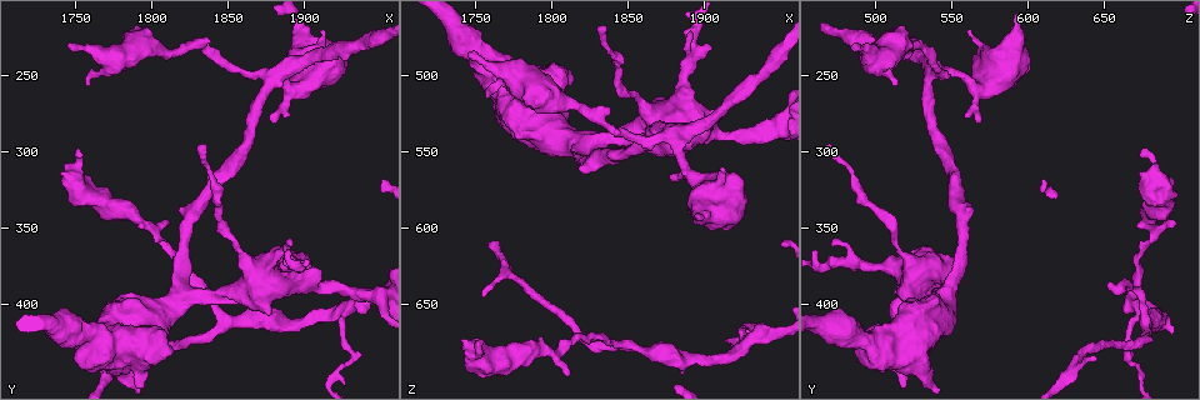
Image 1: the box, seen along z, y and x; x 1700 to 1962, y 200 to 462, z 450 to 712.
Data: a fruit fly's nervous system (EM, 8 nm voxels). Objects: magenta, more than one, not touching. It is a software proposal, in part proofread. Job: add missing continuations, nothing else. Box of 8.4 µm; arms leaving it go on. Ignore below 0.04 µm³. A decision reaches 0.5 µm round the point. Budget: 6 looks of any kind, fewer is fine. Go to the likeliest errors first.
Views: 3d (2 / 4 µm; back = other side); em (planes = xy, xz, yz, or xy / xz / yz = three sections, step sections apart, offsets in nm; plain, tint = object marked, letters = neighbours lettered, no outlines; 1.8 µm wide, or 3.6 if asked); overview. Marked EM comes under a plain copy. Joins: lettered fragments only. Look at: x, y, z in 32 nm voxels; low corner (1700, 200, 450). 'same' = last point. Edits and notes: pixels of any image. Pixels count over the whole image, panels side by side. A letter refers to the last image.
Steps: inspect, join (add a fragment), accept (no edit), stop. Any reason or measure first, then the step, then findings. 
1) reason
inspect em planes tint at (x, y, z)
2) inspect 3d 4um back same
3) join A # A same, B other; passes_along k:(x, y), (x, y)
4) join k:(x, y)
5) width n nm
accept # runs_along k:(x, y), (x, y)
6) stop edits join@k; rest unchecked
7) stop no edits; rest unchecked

thin end
inspect 3d 4um at (1756, 436, 644)

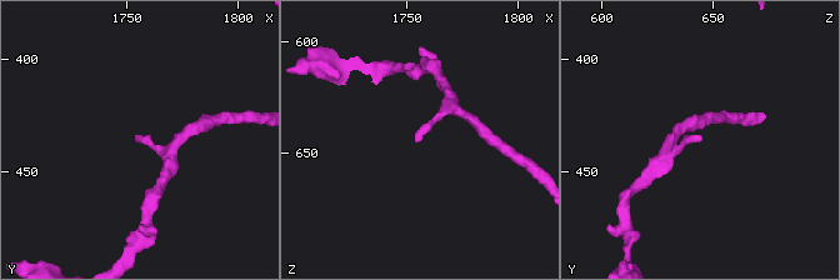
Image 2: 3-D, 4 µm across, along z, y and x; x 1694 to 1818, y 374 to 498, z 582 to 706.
now the EM
inspect em 3.6um planes letters at (1755, 434, 644)

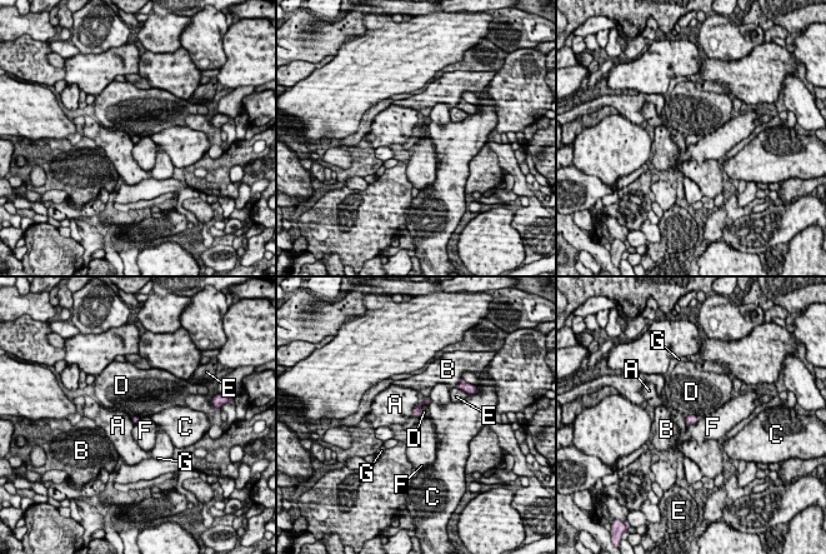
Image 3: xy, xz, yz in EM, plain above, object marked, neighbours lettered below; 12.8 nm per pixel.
width 90 nm
accept # A other, B other, C other, D other, E other, F other, G other; no lettered fragment goes on from it

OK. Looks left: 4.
free end
inspect 3d 2um at (1756, 302, 674)

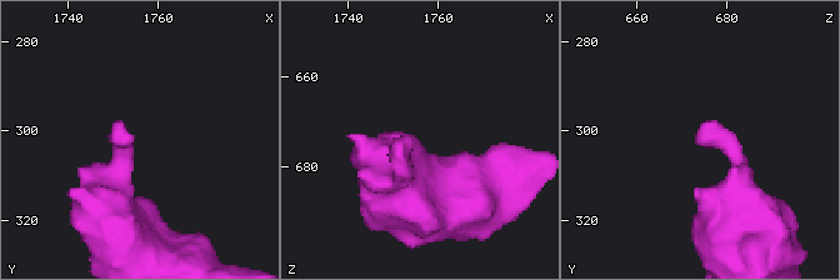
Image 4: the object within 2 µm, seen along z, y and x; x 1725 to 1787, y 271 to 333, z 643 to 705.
now the EM
inspect em planes letters at (1755, 301, 674)

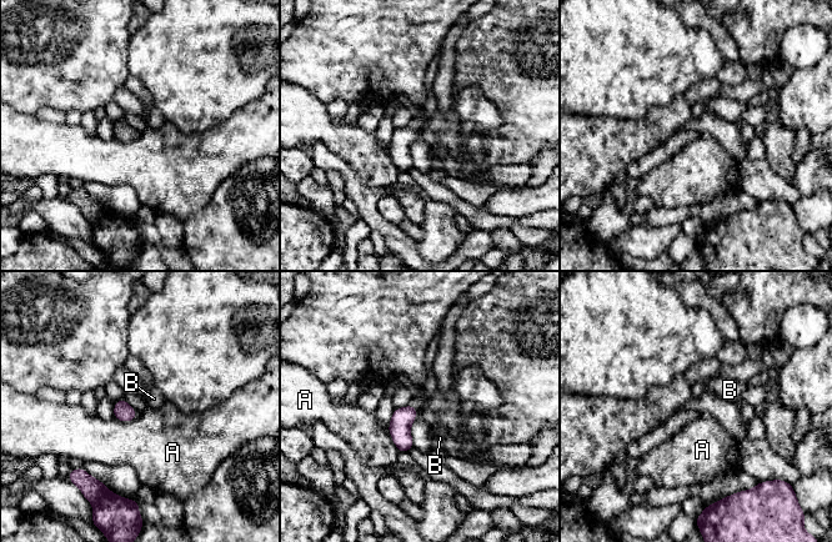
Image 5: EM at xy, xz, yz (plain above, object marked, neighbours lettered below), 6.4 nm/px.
width 120 nm
accept # A other, B other; border 5:(139, 413), (129, 421), (114, 418); none of them fits

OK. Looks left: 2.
thin neck
inspect em 3.6um yz step 16 tint at (1898, 410, 686)

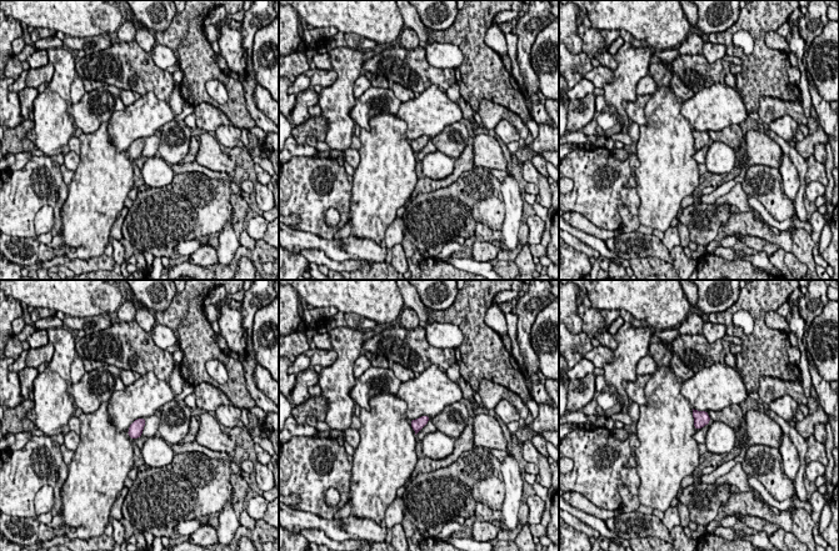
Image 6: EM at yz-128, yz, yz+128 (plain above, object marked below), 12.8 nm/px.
inspect em 3.6um planes letters same

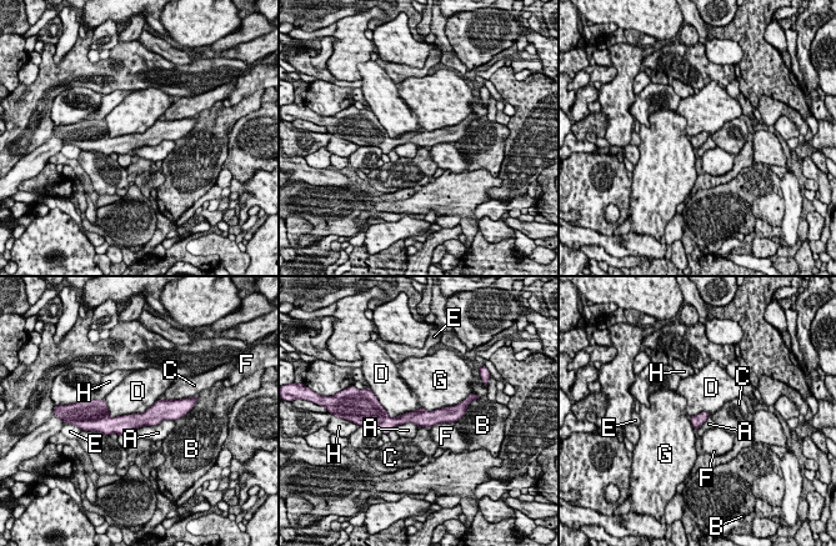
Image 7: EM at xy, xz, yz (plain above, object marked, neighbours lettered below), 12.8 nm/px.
width 140 nm
accept # A other, B other, C other, D other, E other, F other, G other, H other; runs_along 7:(383, 415), (388, 420), (455, 416); none of them fits

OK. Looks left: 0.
stop no edits; rest unchecked

